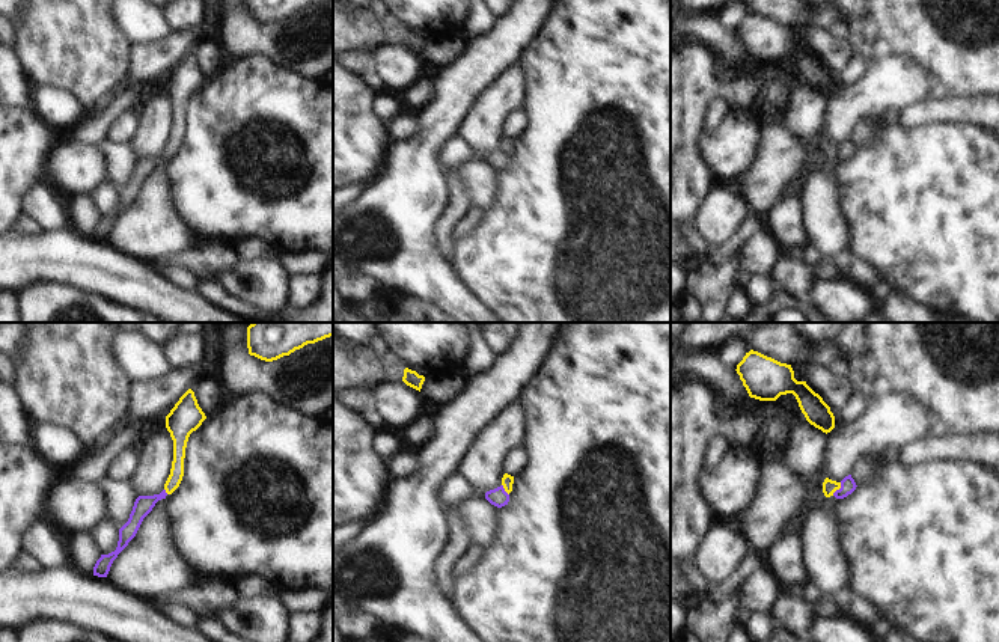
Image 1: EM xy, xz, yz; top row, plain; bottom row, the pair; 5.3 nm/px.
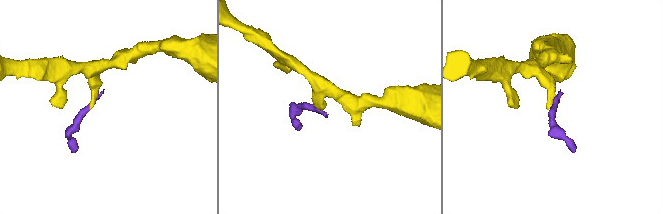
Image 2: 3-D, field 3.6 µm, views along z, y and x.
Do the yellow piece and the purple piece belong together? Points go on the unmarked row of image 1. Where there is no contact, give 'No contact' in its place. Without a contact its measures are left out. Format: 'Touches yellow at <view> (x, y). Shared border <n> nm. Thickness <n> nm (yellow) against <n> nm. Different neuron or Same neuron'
Touches yellow at yz (838, 151). Shared border 90 nm. Thickness 80 nm (yellow) against 80 nm. Different neuron

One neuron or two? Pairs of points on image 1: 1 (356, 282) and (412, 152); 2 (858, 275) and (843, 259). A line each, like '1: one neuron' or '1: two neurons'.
1: two neurons
2: one neuron

